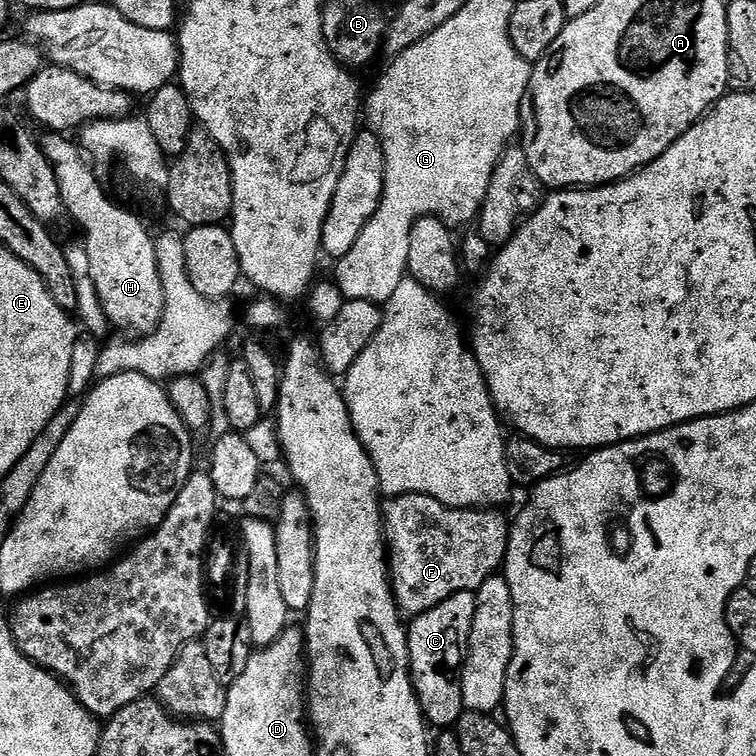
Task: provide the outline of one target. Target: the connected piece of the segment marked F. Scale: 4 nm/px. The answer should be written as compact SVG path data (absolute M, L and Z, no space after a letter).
M426 494L393 496L383 505L383 509L392 593L405 617L418 617L459 592L475 592L482 582L486 582L486 578L501 571L510 531L509 517L500 513L503 511L492 508L451 508Z

